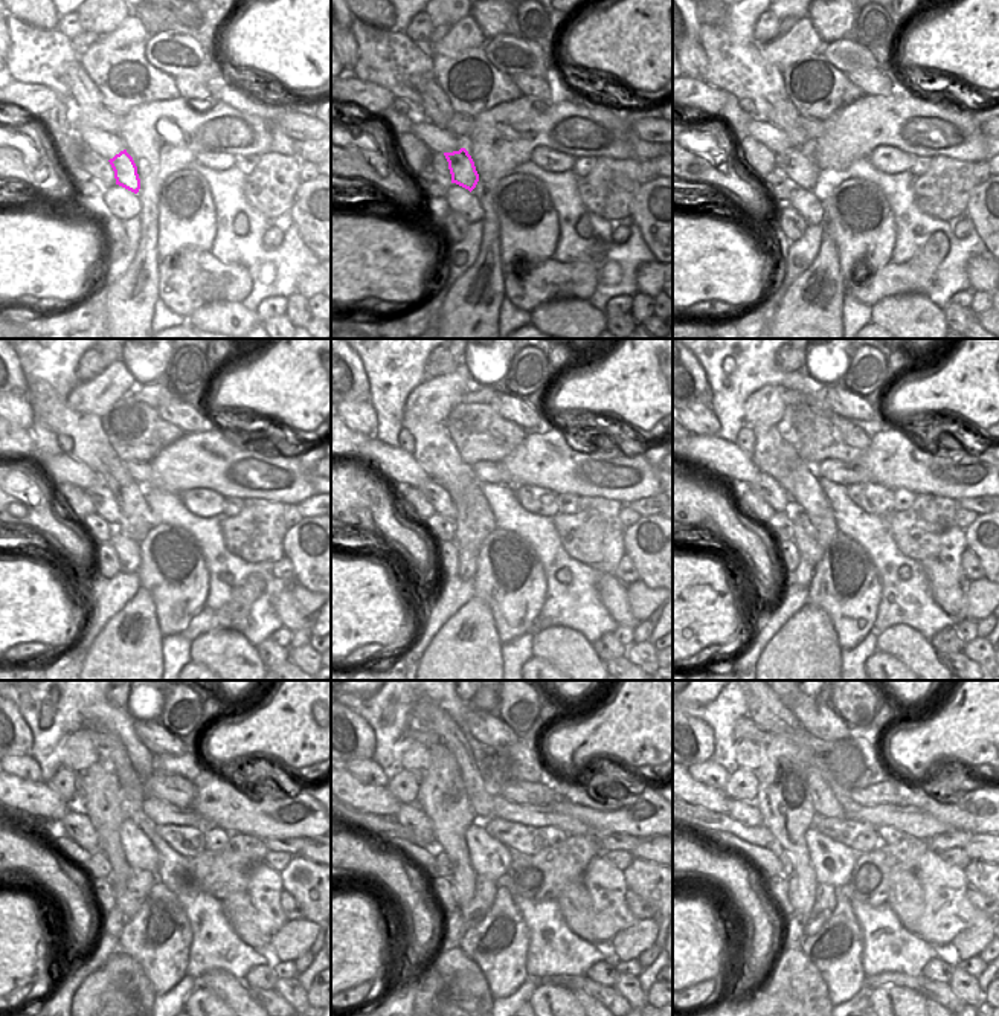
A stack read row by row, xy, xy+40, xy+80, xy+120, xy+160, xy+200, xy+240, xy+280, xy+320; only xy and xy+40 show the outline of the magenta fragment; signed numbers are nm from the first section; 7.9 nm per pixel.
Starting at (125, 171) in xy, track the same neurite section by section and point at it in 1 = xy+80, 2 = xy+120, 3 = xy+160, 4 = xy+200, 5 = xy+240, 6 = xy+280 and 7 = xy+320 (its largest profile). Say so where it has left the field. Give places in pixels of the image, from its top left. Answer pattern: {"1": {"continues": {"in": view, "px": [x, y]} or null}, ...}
{"1": {"continues": {"in": "xy+80", "px": [799, 168]}}, "2": {"continues": {"in": "xy+120", "px": [106, 505]}}, "3": {"continues": {"in": "xy+160", "px": [441, 501]}}, "4": {"continues": {"in": "xy+200", "px": [766, 487]}}, "5": {"continues": {"in": "xy+240", "px": [77, 826]}}, "6": {"continues": {"in": "xy+280", "px": [417, 826]}}, "7": {"continues": {"in": "xy+320", "px": [749, 815]}}}

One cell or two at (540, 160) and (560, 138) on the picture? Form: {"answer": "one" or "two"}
{"answer": "two"}

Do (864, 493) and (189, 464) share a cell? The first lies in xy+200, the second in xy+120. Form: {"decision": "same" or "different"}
{"decision": "different"}

